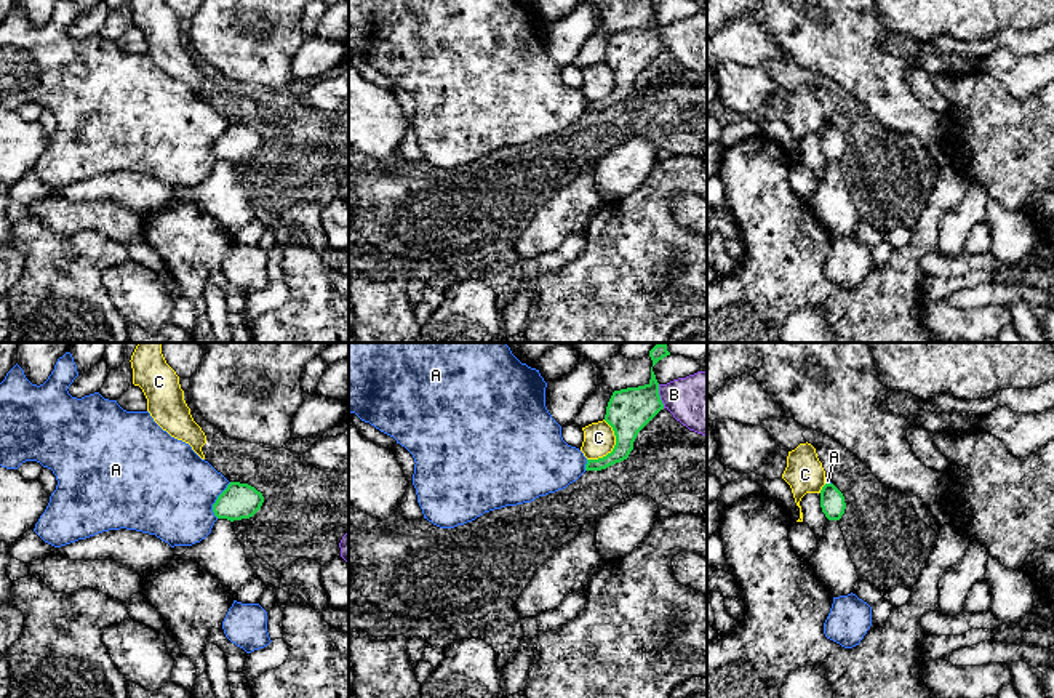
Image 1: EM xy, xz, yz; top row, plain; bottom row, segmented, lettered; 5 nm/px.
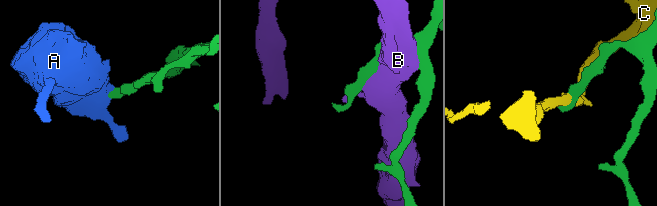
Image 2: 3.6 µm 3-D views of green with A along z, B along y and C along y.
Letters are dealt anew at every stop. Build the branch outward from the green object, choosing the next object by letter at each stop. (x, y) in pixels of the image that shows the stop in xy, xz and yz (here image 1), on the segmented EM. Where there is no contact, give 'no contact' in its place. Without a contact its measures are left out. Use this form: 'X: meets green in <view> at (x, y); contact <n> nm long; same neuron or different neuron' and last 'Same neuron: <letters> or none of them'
A: meets green in xy at (216, 500); contact 200 nm long; different neuron
B: meets green in xz at (659, 396); contact 120 nm long; different neuron
C: meets green in xz at (614, 447); contact 220 nm long; different neuron
Same neuron: none of them

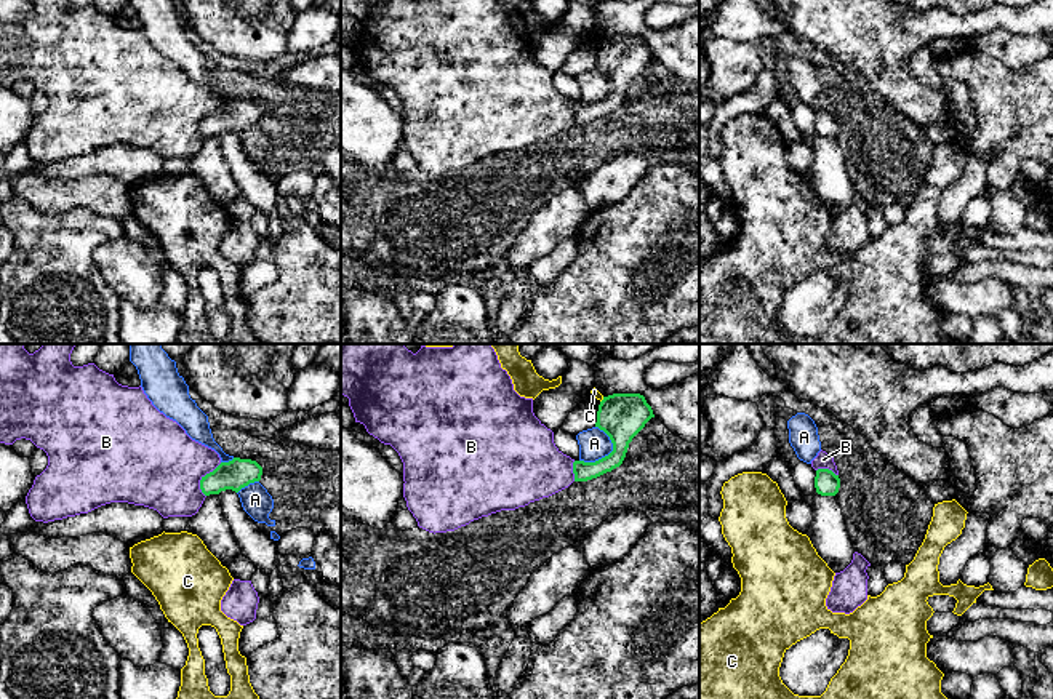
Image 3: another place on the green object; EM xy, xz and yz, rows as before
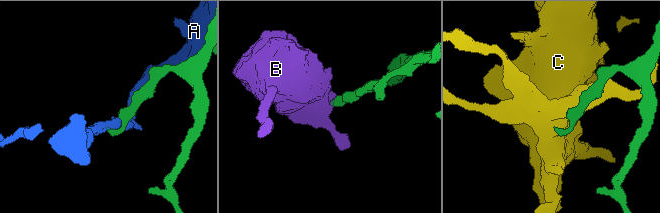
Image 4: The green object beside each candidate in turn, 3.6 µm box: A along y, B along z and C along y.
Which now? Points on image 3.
A: meets green in xz at (608, 455); contact 200 nm long; different neuron
B: meets green in xy at (202, 479); contact 190 nm long; different neuron
C: meets green in xz at (602, 400); contact 40 nm long; different neuron
Same neuron: none of them

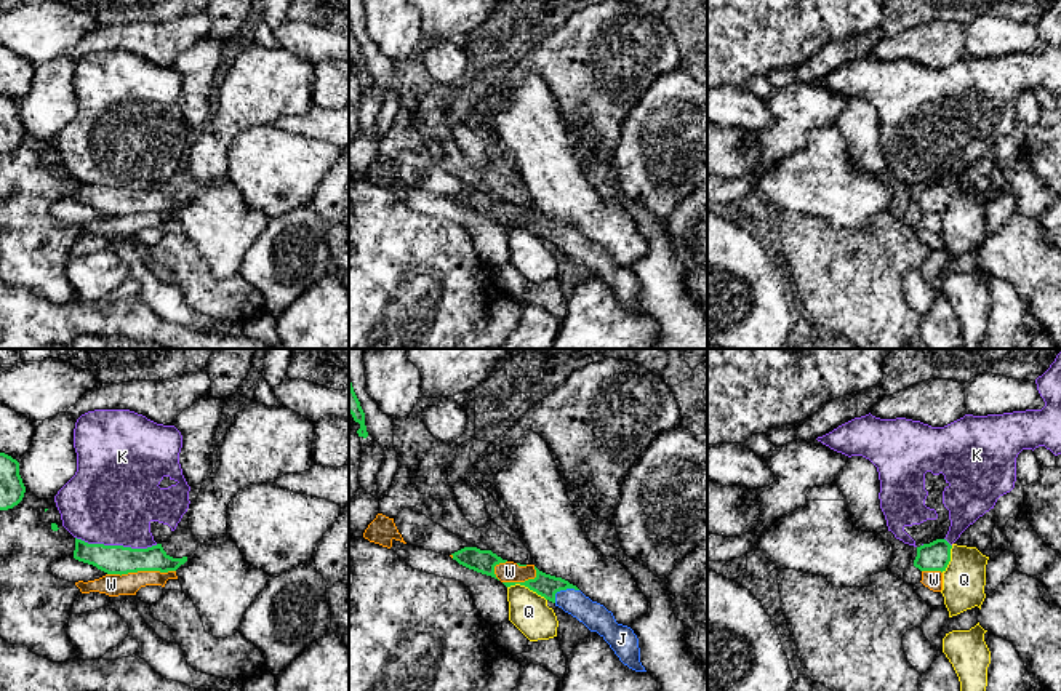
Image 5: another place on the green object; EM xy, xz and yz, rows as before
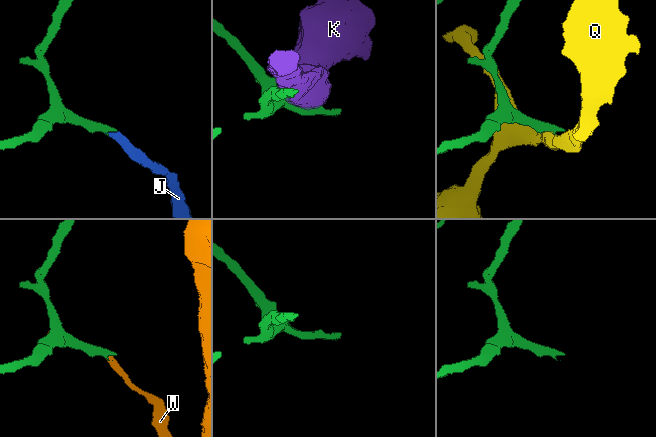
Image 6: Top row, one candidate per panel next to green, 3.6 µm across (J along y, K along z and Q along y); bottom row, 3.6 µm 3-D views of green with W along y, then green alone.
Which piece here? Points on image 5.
J: meets green in xz at (562, 589); contact 140 nm long; same neuron
K: meets green in xy at (117, 546); contact 420 nm long; different neuron
Q: meets green in xz at (527, 586); contact 220 nm long; different neuron
W: meets green in xy at (141, 570); contact 340 nm long; different neuron
Same neuron: J

